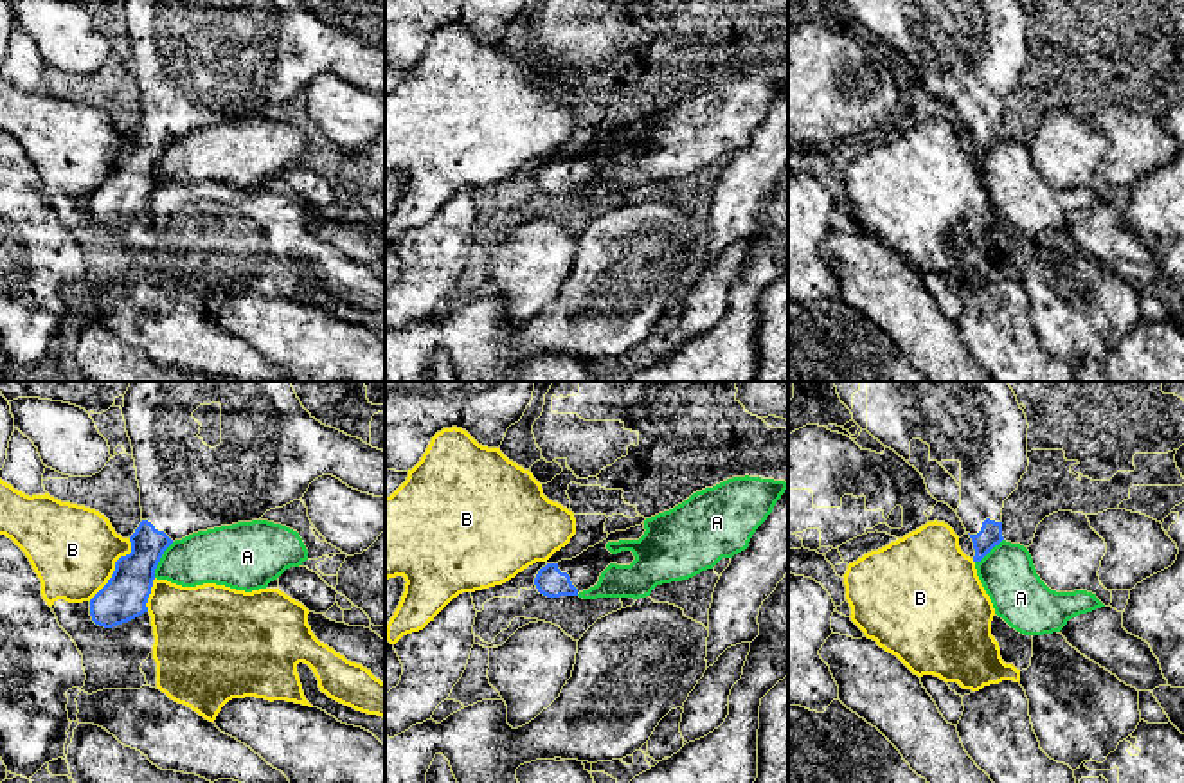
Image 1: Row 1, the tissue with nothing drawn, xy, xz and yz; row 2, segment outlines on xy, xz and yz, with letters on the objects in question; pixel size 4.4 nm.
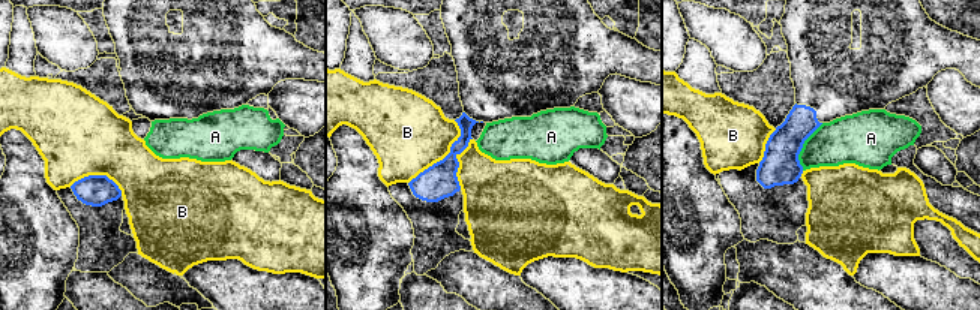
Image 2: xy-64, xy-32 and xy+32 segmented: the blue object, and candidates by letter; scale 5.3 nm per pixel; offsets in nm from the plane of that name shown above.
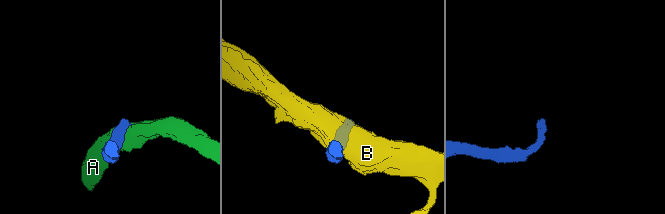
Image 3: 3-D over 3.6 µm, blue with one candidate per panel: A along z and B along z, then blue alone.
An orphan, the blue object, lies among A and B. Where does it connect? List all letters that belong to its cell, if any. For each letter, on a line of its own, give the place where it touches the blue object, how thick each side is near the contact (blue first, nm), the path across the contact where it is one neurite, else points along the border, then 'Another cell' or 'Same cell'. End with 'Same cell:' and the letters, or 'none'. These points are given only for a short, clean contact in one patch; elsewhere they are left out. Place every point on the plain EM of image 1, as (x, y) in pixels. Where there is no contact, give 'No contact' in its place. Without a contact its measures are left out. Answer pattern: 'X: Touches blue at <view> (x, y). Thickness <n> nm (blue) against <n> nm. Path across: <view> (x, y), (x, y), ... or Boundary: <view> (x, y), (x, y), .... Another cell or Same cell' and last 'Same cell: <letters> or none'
A: Touches blue at xy (159, 157). Thickness 200 nm (blue) against 240 nm. Boundary: xy (173, 139), (164, 148), (153, 173). Another cell
B: Touches blue at xy (116, 164). Thickness 200 nm (blue) against 400 nm. Another cell
Same cell: none

